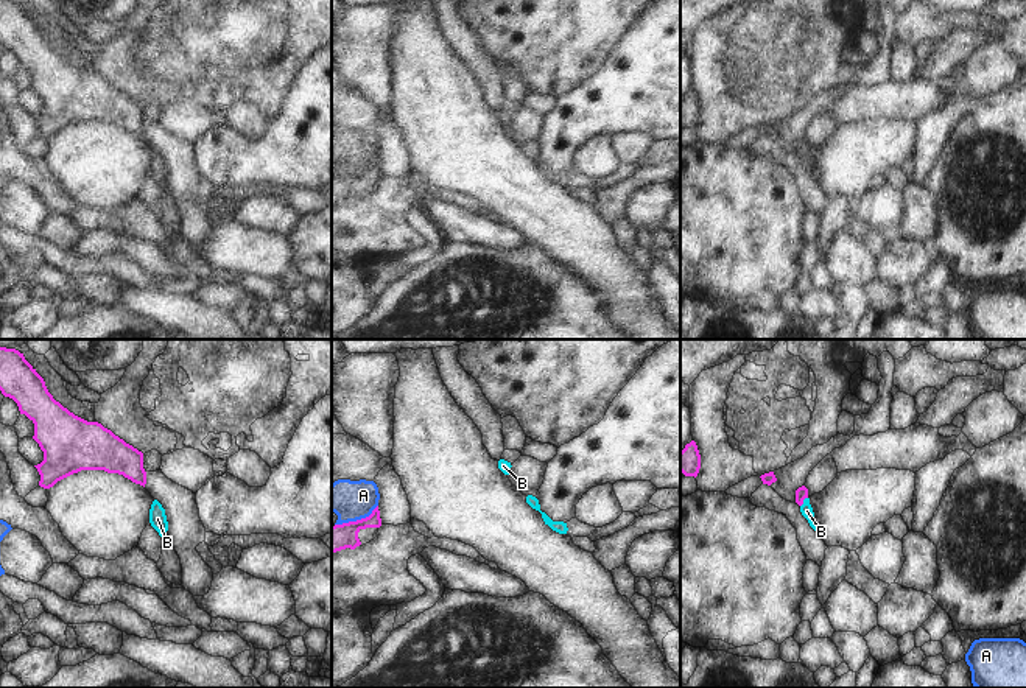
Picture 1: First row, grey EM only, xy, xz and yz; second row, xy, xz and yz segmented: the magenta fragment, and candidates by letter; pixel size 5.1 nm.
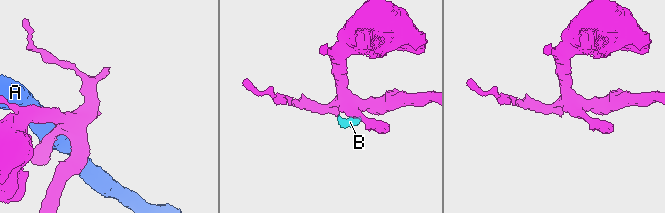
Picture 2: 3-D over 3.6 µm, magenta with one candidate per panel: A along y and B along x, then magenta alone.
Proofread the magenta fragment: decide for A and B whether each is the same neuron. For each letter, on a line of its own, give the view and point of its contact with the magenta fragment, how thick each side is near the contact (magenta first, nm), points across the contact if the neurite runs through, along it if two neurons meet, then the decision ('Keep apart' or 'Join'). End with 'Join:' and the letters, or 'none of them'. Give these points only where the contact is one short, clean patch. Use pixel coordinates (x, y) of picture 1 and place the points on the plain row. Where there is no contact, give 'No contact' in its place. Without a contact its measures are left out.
A: Touches magenta at xz (357, 172). Thickness 140 nm (magenta) against 200 nm. Keep apart
B: Touches magenta at yz (802, 153). Thickness 60 nm (magenta) against 60 nm. Path across: yz (802, 143), (802, 153), (807, 162). Join
Join: B

